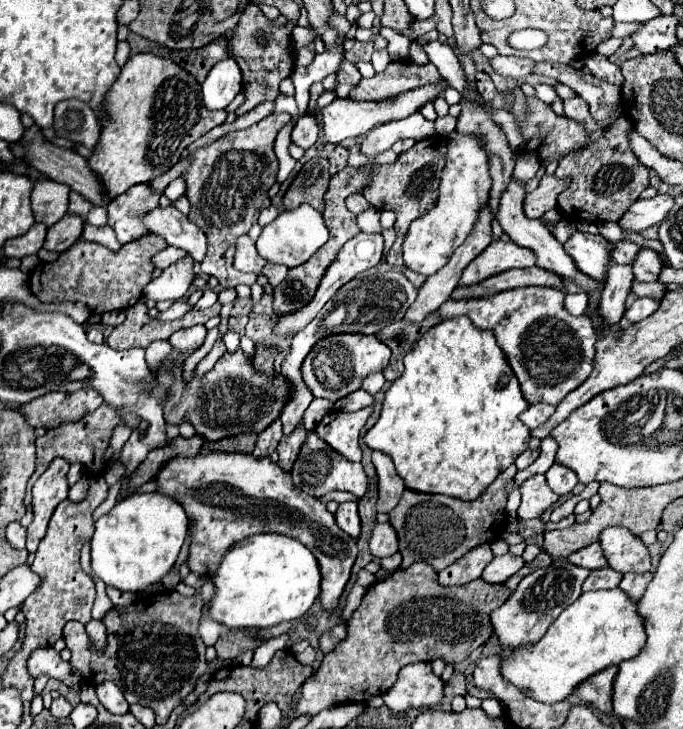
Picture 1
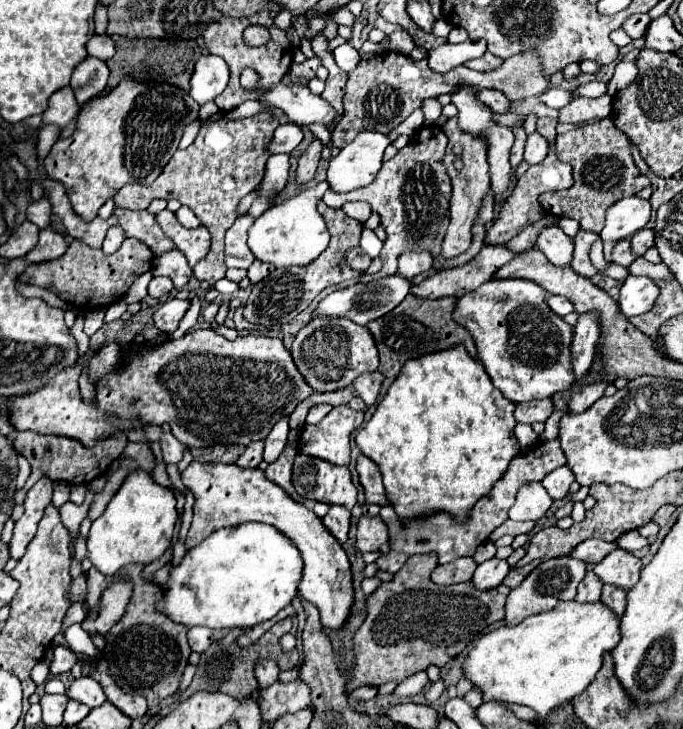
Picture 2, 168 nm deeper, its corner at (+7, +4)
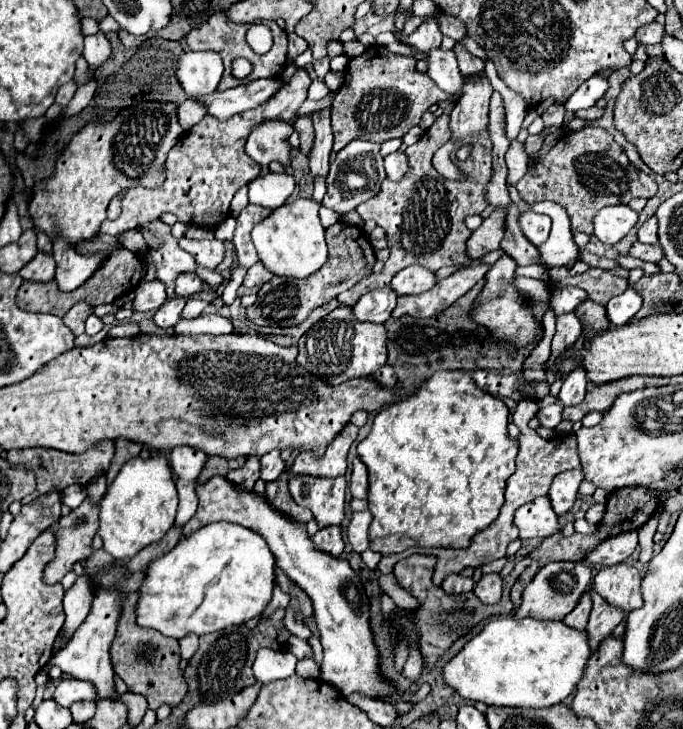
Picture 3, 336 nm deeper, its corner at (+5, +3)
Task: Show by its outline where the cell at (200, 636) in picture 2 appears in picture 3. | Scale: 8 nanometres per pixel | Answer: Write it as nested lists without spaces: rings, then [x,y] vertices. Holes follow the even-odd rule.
[[[187,635],[187,637],[179,639],[181,659],[191,659],[193,653],[197,651],[197,645],[199,645],[199,637],[197,637],[197,635]]]

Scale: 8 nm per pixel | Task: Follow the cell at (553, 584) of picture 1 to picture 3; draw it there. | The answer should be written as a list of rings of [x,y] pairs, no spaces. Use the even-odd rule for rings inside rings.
[[[581,561],[549,563],[539,569],[535,579],[523,591],[523,603],[515,611],[515,619],[533,617],[533,619],[541,619],[541,621],[555,621],[555,619],[561,621],[567,613],[571,613],[575,609],[575,605],[579,603],[579,597],[587,591],[589,585],[591,585],[591,569],[587,565],[583,565]]]

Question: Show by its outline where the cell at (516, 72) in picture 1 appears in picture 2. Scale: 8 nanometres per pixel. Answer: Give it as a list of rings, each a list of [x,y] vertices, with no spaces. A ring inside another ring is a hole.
[[[485,52],[481,58],[469,60],[467,68],[471,68],[471,70],[479,70],[479,72],[493,72],[493,68],[499,68],[501,64],[503,64],[501,58],[493,56],[491,52]]]

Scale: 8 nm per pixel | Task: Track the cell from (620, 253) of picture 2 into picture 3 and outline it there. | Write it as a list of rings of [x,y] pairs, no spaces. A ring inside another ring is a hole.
[[[635,243],[629,251],[631,257],[637,257],[641,261],[651,261],[651,263],[659,263],[663,259],[663,249],[659,249],[659,245],[645,245],[645,243]]]

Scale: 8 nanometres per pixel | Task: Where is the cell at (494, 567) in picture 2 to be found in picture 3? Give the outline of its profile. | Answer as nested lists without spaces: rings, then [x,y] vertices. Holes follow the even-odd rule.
[[[491,573],[491,575],[483,575],[481,581],[477,583],[477,587],[473,589],[473,593],[479,597],[479,601],[483,601],[485,605],[495,605],[501,597],[501,577]]]

